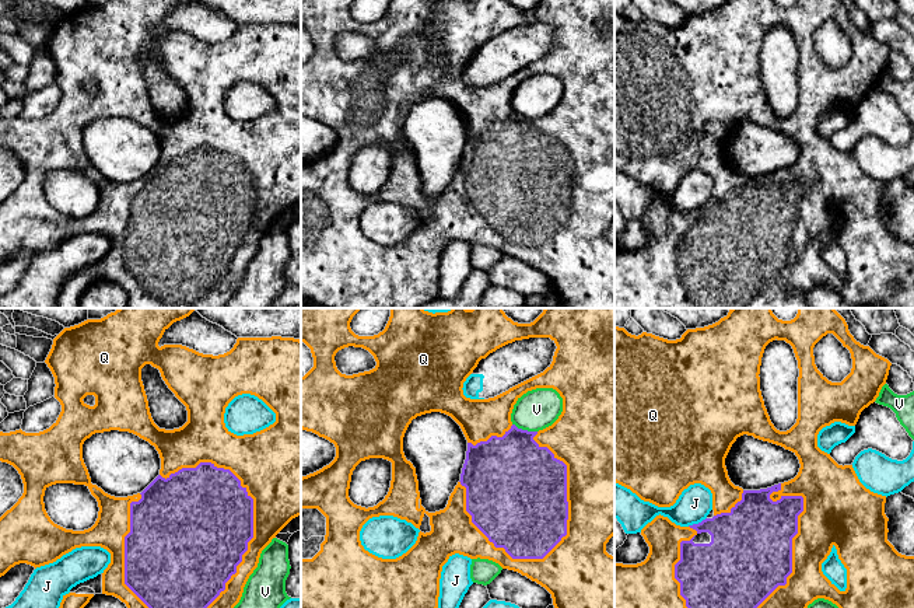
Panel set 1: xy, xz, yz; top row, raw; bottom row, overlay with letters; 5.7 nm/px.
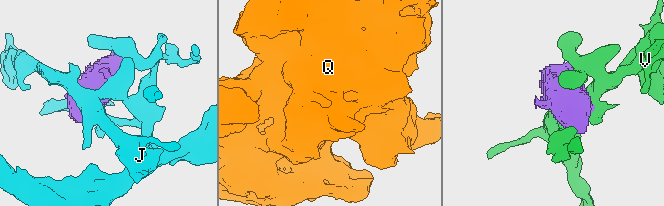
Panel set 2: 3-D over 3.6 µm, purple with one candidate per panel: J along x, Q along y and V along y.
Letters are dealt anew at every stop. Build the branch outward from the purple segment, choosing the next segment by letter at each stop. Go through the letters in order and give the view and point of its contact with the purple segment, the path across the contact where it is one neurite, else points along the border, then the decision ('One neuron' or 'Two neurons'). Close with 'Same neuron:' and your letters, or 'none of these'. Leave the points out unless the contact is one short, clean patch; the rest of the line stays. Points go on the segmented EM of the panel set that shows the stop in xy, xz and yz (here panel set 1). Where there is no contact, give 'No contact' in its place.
J: Touches purple at yz (696, 524). Two neurons
Q: Touches purple at xz (567, 507). One neuron
V: Touches purple at xz (525, 430). Two neurons
Same neuron: Q

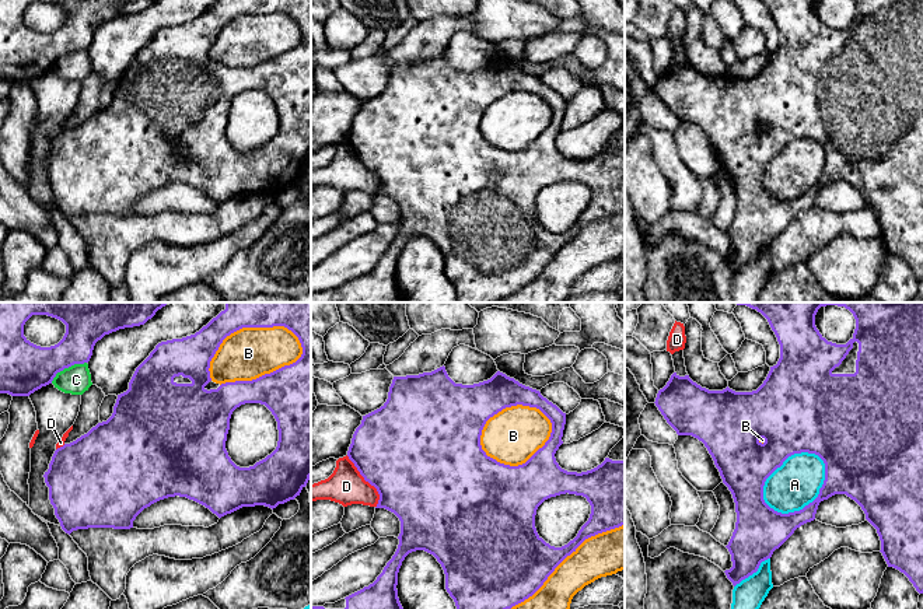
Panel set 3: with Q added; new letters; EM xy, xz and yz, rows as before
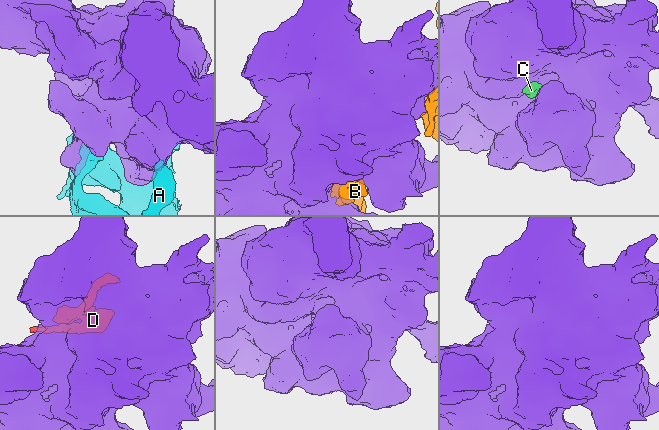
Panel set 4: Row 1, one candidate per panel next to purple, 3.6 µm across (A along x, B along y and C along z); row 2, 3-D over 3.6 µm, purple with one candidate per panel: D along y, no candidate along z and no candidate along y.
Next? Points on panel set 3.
A: Touches purple at yz (783, 461). Two neurons
B: Touches purple at xy (243, 326). Two neurons
C: Touches purple at xy (66, 367). Boundary: xy (86, 361), (60, 370), (51, 382). Two neurons
D: Touches purple at xz (367, 480). Two neurons
Same neuron: none of these

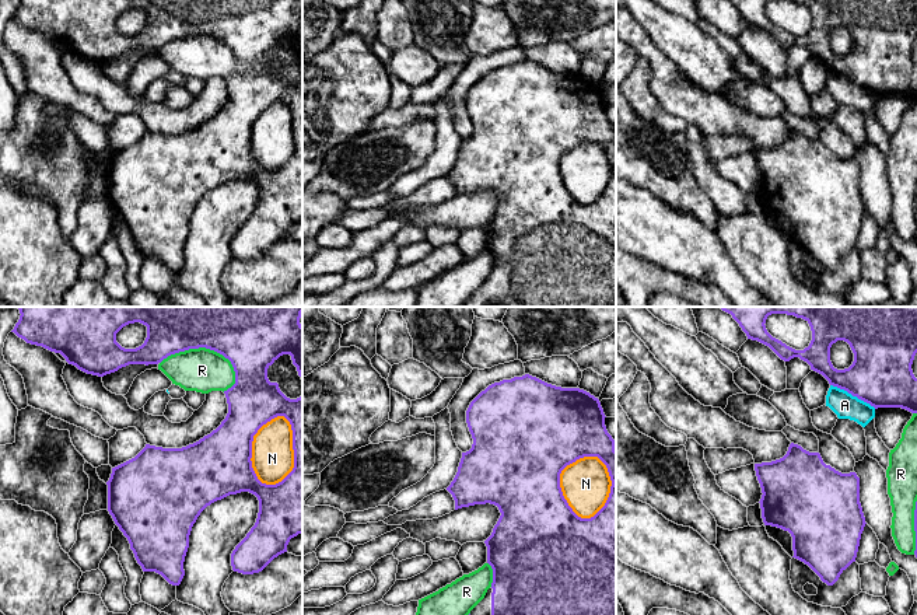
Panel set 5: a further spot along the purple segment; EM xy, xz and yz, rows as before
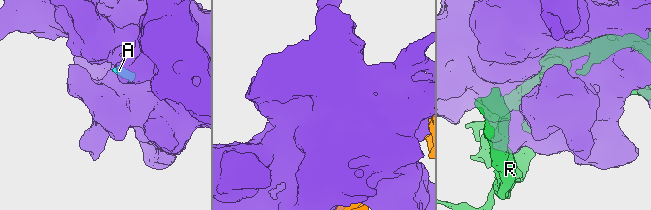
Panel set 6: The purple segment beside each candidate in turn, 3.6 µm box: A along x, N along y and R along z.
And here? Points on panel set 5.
A: Touches purple at yz (853, 395). Boundary: yz (830, 384), (846, 390), (875, 408). Two neurons
N: Touches purple at xy (294, 455). Two neurons
R: Touches purple at xy (206, 348). Two neurons
Same neuron: none of these

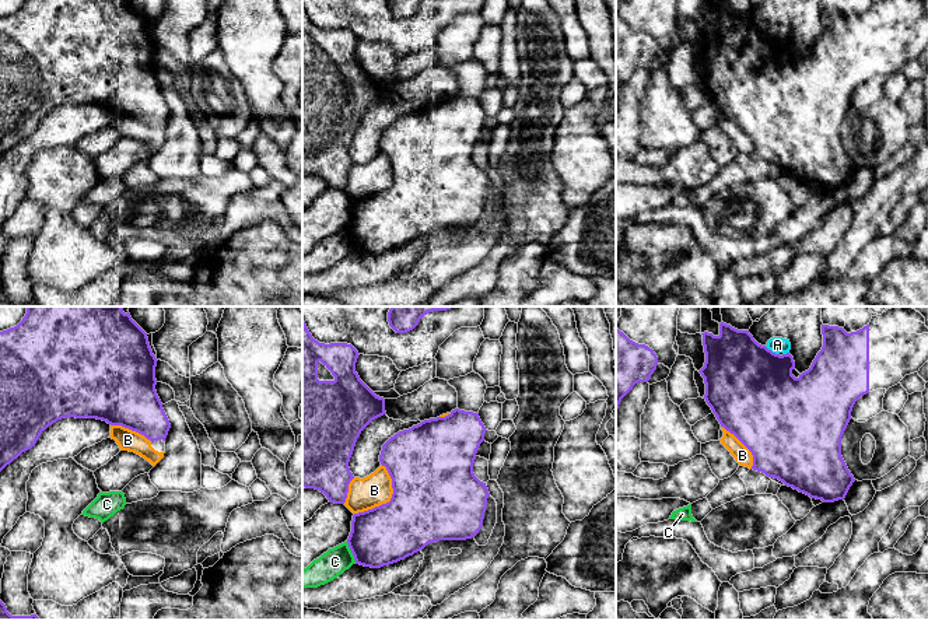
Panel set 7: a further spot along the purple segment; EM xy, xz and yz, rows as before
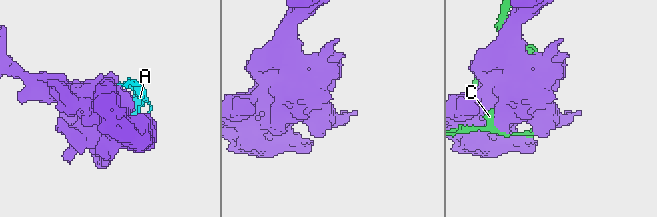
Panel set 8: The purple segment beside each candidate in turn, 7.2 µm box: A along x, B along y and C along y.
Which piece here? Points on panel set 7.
A: Touches purple at yz (770, 350). Two neurons
B: Touches purple at xz (391, 500). Two neurons
C: Touches purple at xz (352, 552). Two neurons
Same neuron: none of these

